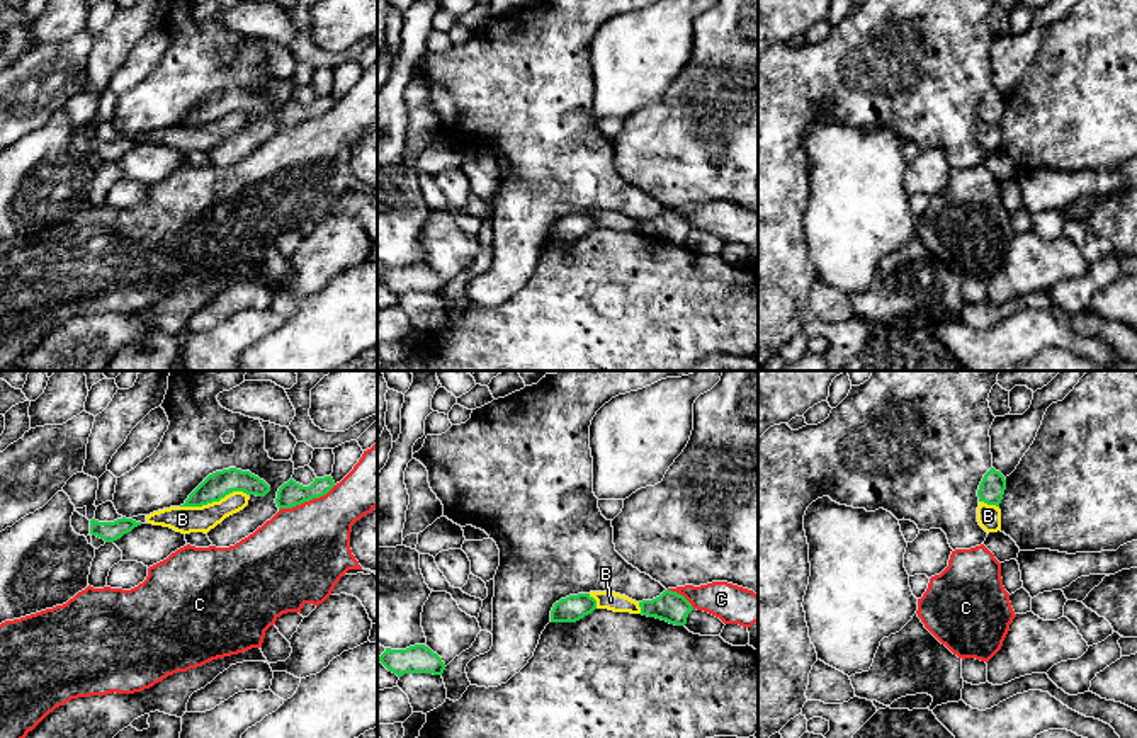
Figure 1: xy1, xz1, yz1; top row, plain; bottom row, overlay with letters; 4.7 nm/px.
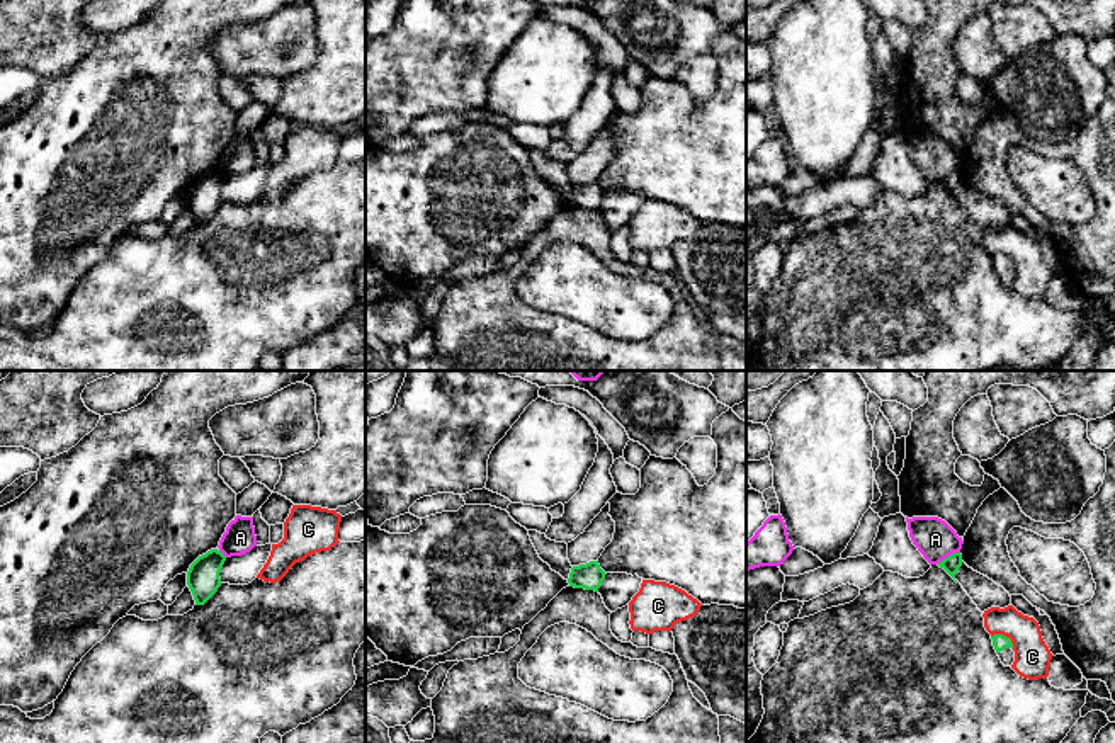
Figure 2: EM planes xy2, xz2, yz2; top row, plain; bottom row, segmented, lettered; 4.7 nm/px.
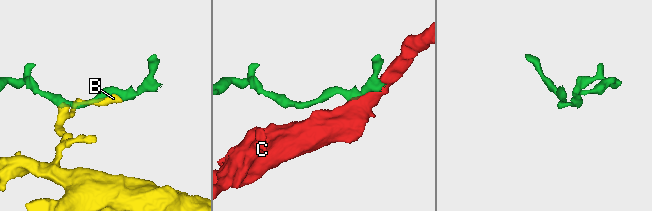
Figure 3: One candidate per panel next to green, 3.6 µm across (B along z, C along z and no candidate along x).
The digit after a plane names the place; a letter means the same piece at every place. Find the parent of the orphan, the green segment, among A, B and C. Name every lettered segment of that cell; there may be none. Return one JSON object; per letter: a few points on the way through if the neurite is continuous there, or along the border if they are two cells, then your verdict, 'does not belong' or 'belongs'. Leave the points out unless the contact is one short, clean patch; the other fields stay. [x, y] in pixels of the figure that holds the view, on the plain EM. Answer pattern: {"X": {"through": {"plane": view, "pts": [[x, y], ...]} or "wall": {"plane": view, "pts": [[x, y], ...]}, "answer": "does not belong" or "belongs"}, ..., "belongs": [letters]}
{"A": {"wall": {"plane": "yz2", "pts": [[959, 170], [937, 182]]}, "answer": "does not belong"}, "B": {"answer": "does not belong"}, "C": {"answer": "does not belong"}, "belongs": []}

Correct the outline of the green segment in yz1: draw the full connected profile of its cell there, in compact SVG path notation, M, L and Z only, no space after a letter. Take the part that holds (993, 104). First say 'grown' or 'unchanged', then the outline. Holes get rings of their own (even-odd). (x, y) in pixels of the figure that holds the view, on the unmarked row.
unchanged | M991 87L984 94L984 97L979 104L979 109L977 109L979 121L999 126L1004 109L1006 109L1004 95L999 90L996 90L994 87Z

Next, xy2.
unchanged | M211 168L199 175L187 190L187 204L194 214L195 224L204 224L221 206L221 187L226 175Z

